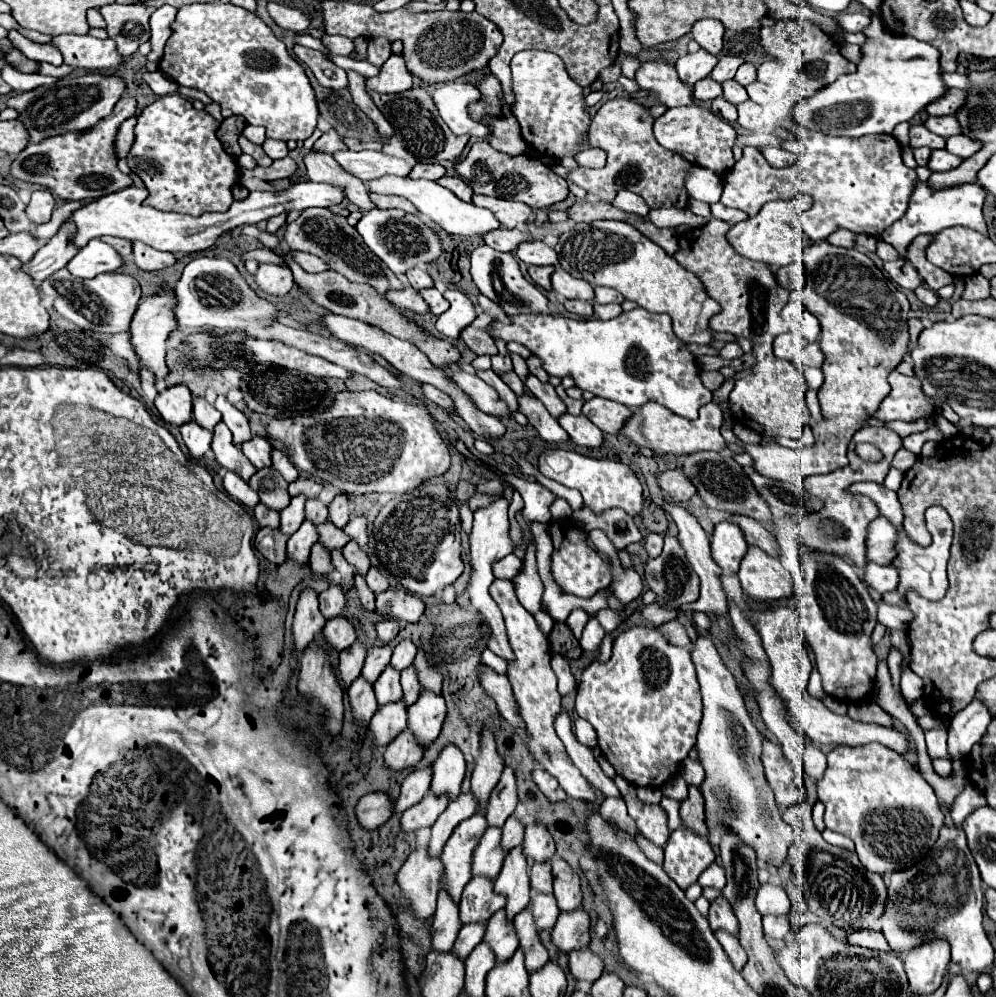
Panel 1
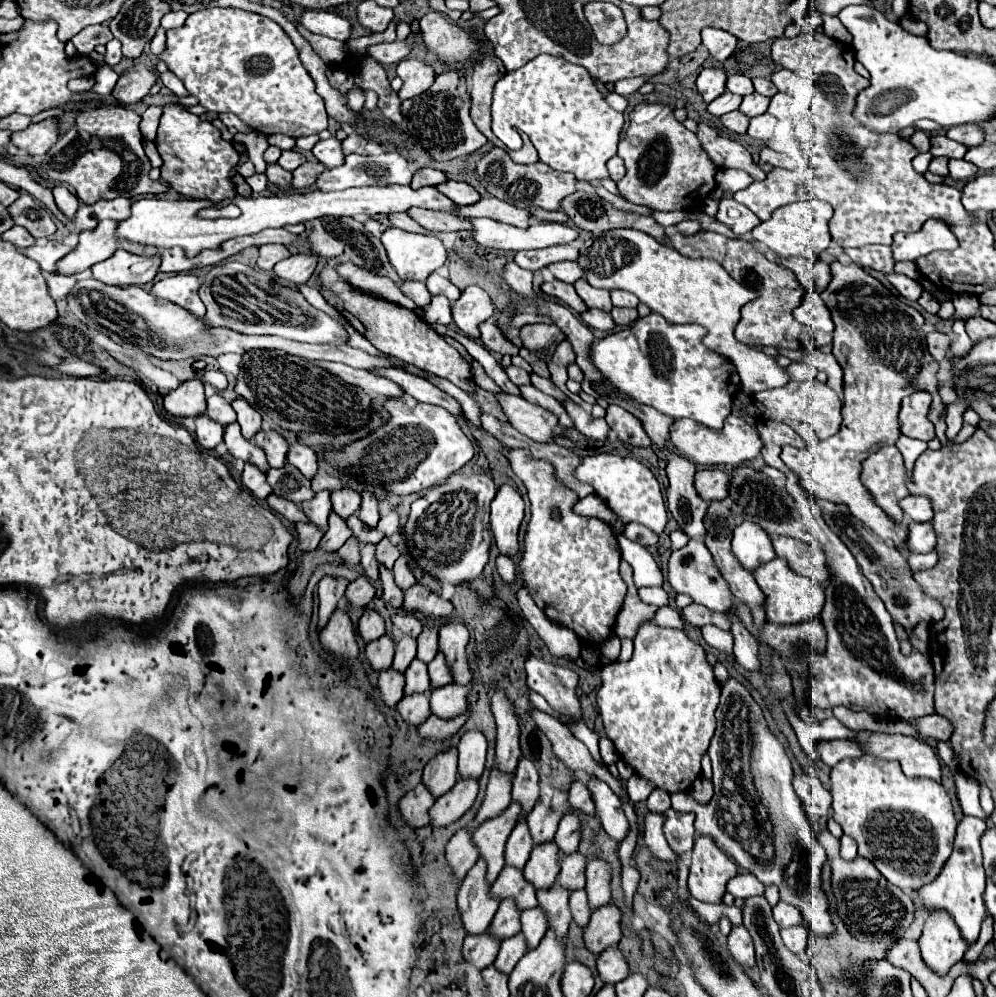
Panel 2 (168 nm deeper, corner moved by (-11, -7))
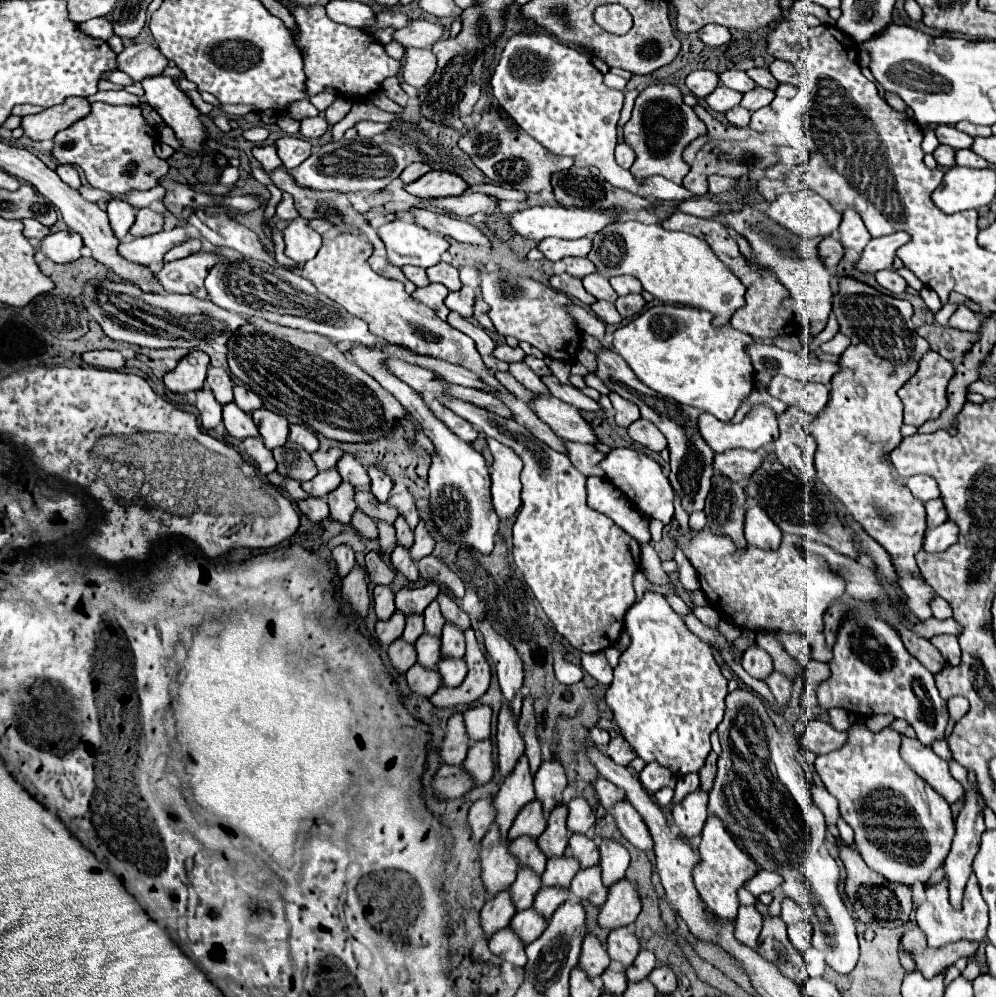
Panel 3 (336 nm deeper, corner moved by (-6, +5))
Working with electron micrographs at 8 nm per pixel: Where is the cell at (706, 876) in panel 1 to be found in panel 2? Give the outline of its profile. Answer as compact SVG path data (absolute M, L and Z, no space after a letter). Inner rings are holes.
M738 874L728 882L728 892L734 898L748 898L748 896L758 896L764 894L764 884L752 876L752 874Z

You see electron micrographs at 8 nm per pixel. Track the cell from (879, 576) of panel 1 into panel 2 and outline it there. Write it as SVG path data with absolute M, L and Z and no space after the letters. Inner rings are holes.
M936 552L910 554L910 556L908 556L908 562L910 562L910 566L912 566L912 572L924 570L924 568L932 568L932 566L936 566L936 560L938 560L938 554L936 554Z

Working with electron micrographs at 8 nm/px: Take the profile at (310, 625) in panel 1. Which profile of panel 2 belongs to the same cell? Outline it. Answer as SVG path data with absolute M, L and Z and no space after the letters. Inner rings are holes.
M324 576L318 584L318 598L320 598L320 618L318 618L318 630L324 628L324 622L328 622L330 612L336 610L336 606L342 602L346 586L350 582L346 578L332 578Z

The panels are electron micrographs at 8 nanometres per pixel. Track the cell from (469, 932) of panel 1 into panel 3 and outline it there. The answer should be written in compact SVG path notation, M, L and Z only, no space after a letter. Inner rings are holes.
M521 868L521 870L517 872L515 882L509 886L513 906L515 906L517 910L531 908L533 896L535 896L535 892L537 892L539 888L541 888L539 876L535 876L535 872L531 872L529 868Z

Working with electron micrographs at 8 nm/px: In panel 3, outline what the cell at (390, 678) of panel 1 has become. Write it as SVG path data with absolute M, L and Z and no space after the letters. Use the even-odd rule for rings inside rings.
M421 634L415 642L415 650L417 650L417 664L421 664L423 668L435 668L439 658L439 638L435 636L427 636Z

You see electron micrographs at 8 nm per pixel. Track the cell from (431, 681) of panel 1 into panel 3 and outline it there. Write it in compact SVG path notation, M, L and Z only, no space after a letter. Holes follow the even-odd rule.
M441 592L439 596L437 596L437 602L439 602L439 606L441 606L441 614L443 614L443 618L449 622L449 624L455 624L459 630L467 630L471 624L469 624L469 616L457 606L457 602L451 598L451 596L447 596L445 592Z

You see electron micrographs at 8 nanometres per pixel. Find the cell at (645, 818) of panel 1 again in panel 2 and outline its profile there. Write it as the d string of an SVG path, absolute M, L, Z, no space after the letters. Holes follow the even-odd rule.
M668 810L664 812L666 822L664 822L664 834L668 838L670 848L676 854L684 854L692 850L694 844L694 816L692 812L676 812L676 810Z

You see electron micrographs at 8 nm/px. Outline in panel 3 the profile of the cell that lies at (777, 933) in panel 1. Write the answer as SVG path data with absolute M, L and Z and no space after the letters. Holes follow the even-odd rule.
M807 920L789 926L787 928L787 934L789 934L789 940L793 942L793 946L799 952L805 952L811 946L811 924Z

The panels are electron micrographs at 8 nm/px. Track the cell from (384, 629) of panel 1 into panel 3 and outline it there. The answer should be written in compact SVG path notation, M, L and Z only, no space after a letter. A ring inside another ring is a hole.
M427 584L425 588L403 588L395 594L395 610L411 616L411 614L421 614L427 604L431 600L435 600L435 596L439 594L439 586L437 584Z

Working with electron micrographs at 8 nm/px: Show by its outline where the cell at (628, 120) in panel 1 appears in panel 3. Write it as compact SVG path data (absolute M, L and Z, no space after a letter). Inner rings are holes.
M657 84L645 88L633 106L631 120L623 126L623 140L631 144L637 154L629 172L641 182L649 176L665 176L667 180L681 184L683 176L689 172L689 164L683 160L683 150L699 136L705 136L705 124L695 116L693 108L683 104L681 92L673 84Z

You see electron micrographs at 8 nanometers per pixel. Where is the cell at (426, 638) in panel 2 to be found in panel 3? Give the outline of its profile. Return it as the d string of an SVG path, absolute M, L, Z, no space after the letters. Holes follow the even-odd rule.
M431 602L425 612L423 612L423 618L425 618L425 634L431 634L431 636L439 636L445 620L439 612L439 604L437 602Z

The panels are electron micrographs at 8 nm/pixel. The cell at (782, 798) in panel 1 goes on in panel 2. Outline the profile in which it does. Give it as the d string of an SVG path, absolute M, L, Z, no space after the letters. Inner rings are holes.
M796 776L794 778L794 790L804 802L804 808L810 816L822 818L828 816L832 810L832 796L830 792L820 784L818 778L812 776Z

